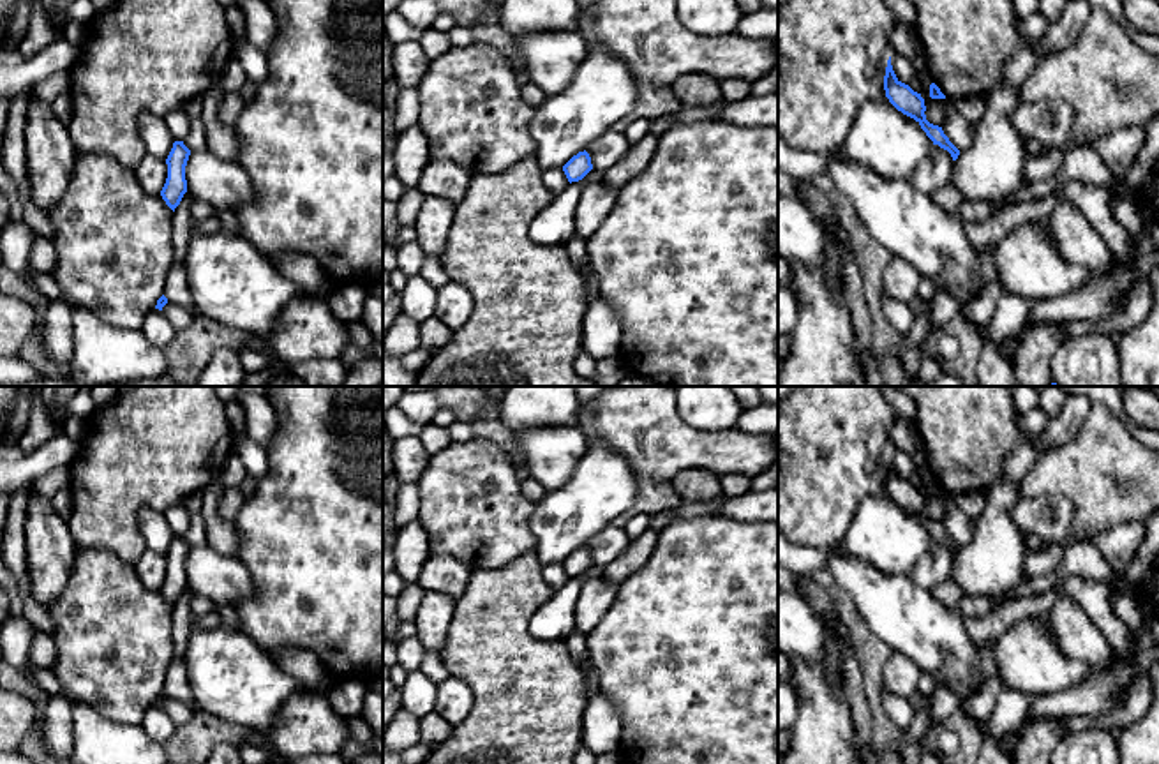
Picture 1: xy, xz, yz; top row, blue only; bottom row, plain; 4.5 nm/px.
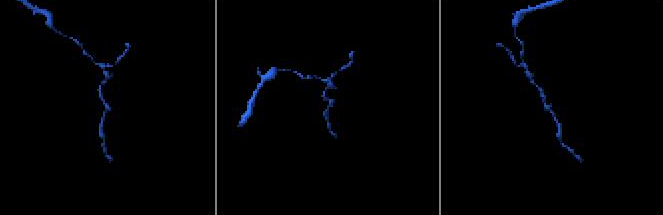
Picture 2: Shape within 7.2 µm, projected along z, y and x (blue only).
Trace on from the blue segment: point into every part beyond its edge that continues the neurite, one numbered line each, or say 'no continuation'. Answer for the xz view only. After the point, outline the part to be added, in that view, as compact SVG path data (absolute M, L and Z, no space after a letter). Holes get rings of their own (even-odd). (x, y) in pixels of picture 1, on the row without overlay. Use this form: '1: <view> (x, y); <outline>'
no continuation

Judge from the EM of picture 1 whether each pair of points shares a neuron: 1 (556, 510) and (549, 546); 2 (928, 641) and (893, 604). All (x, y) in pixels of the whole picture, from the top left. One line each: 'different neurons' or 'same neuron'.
1: same neuron
2: same neuron

